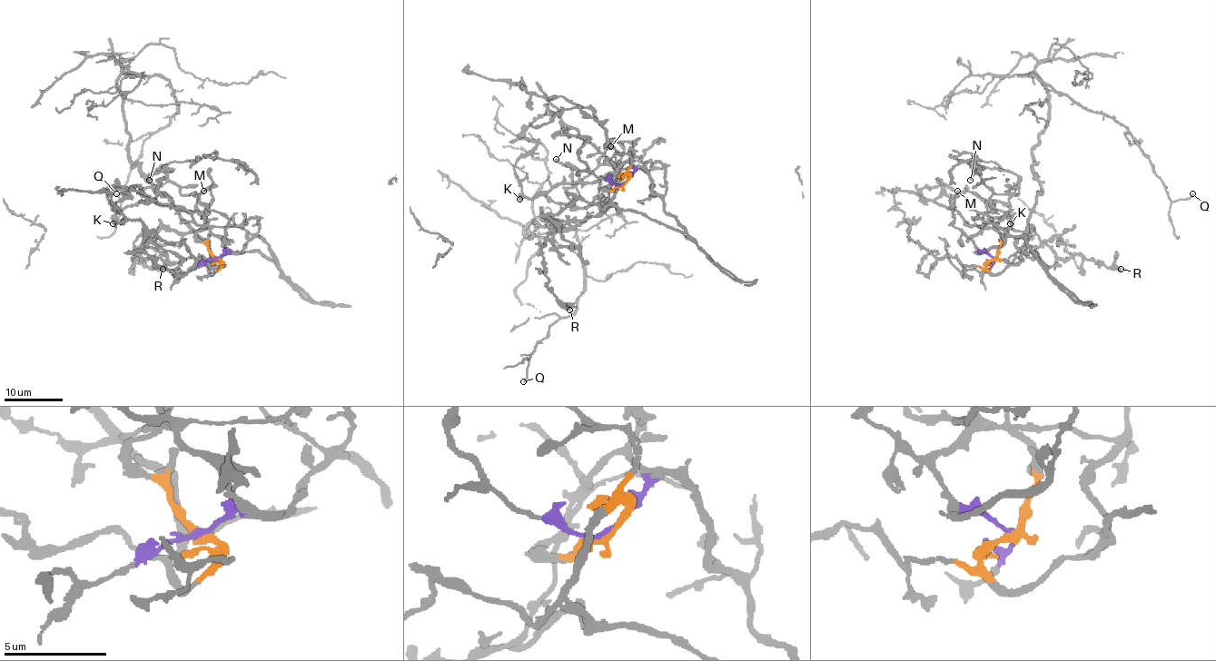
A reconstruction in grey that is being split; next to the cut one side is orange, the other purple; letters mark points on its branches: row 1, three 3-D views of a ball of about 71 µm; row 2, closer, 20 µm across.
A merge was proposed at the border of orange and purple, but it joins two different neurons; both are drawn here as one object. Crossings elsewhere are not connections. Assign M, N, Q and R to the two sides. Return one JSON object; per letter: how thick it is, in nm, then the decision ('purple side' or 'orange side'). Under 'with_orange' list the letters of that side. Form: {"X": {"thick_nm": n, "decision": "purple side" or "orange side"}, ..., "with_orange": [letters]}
{"M": {"thick_nm": 300, "decision": "purple side"}, "N": {"thick_nm": 180, "decision": "orange side"}, "Q": {"thick_nm": 120, "decision": "orange side"}, "R": {"thick_nm": 320, "decision": "orange side"}, "with_orange": ["N", "Q", "R"]}

